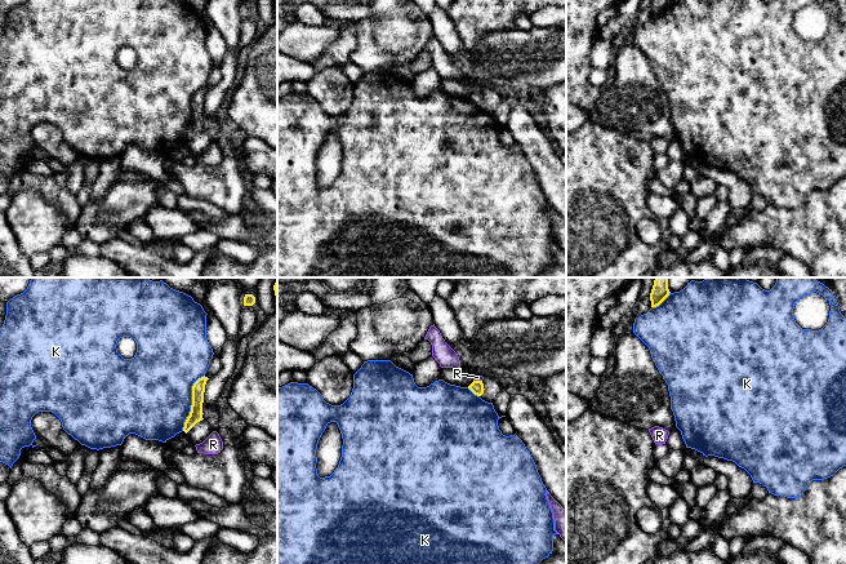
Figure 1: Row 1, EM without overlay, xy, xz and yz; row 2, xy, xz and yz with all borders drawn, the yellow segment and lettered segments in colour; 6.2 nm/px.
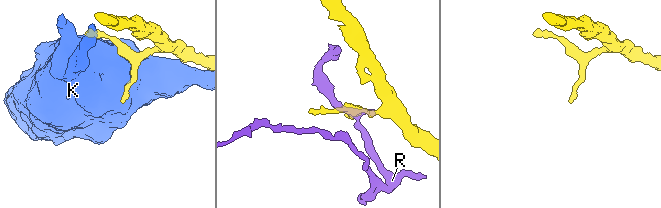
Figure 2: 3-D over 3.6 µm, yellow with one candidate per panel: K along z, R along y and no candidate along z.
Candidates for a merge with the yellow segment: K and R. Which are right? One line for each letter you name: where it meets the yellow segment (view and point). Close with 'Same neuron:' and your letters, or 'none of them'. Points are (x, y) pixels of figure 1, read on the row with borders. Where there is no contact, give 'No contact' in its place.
Same neuron: none of them

